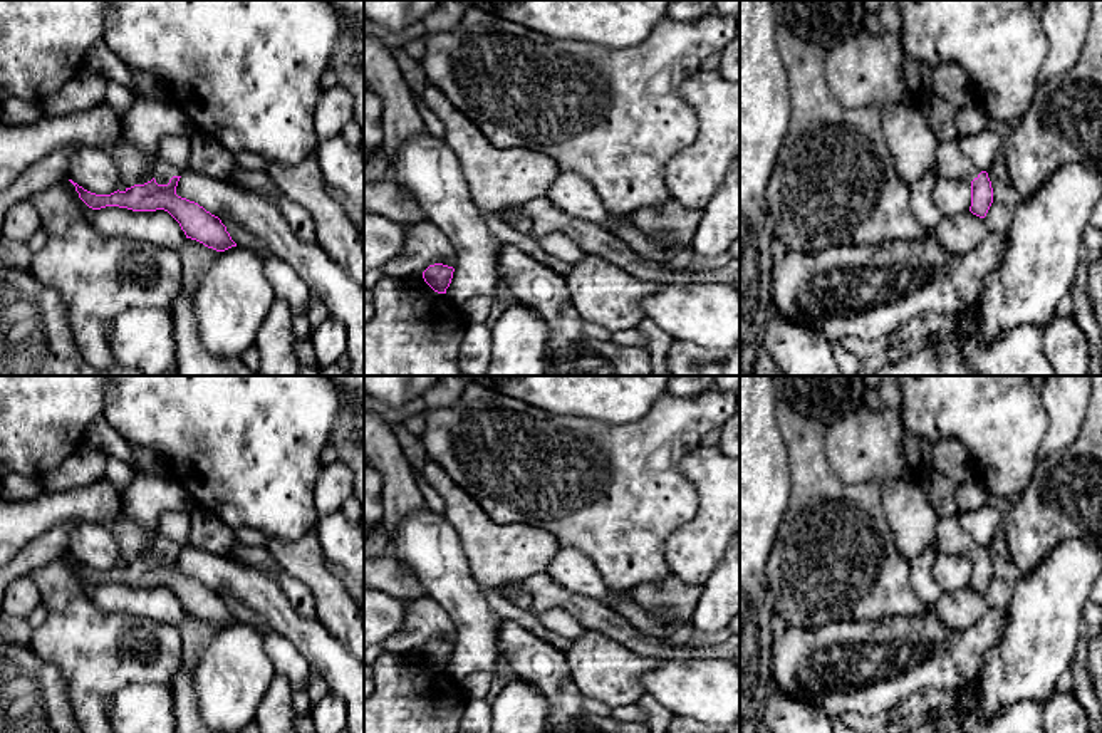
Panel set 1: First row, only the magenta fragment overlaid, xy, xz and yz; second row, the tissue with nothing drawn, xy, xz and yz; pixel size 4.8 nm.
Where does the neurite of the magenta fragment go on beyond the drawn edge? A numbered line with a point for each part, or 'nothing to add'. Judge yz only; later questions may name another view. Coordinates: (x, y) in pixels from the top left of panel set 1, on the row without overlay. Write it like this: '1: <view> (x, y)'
1: yz (951, 539)

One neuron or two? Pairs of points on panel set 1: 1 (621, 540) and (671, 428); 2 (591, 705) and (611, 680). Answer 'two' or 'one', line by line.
1: one
2: two

